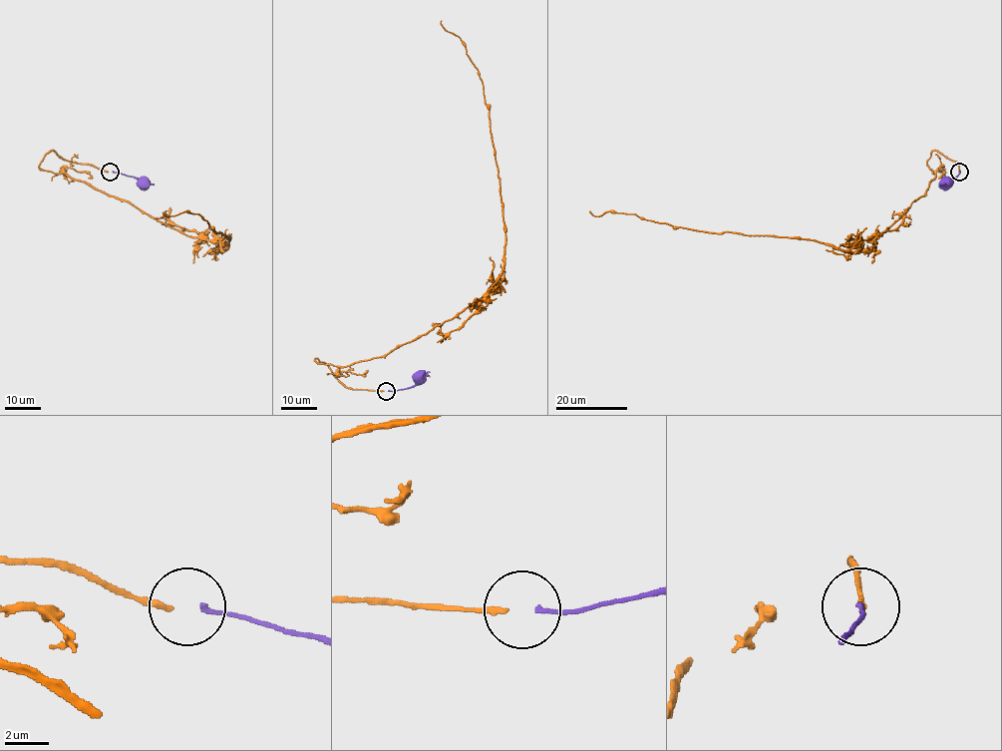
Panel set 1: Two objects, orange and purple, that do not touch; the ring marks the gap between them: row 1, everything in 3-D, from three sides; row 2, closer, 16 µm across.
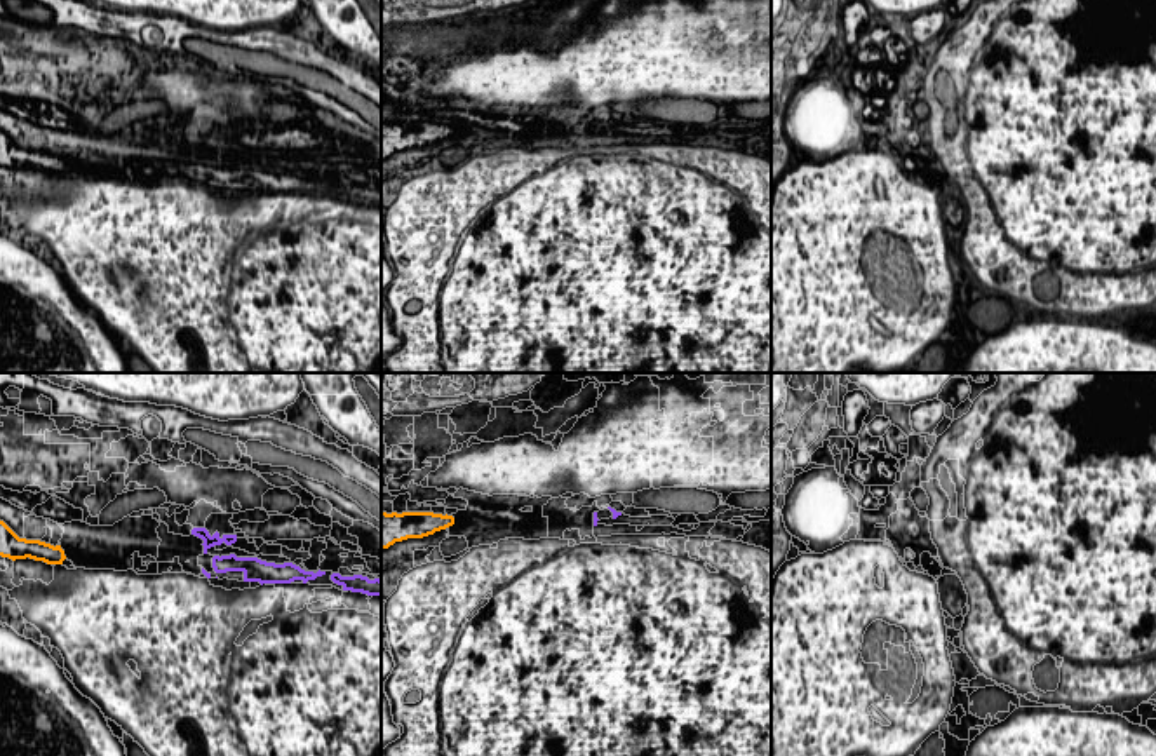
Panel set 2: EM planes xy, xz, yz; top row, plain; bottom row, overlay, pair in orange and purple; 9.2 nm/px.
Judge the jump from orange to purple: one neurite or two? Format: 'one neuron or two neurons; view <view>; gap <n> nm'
one neuron; view xy; gap 1200 nm

